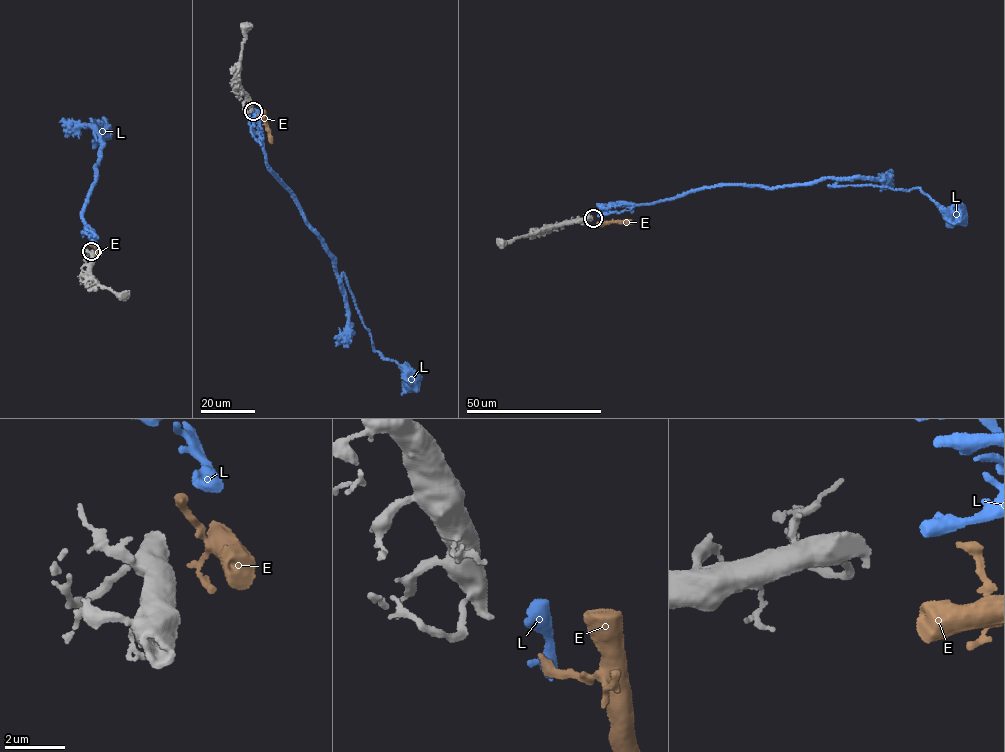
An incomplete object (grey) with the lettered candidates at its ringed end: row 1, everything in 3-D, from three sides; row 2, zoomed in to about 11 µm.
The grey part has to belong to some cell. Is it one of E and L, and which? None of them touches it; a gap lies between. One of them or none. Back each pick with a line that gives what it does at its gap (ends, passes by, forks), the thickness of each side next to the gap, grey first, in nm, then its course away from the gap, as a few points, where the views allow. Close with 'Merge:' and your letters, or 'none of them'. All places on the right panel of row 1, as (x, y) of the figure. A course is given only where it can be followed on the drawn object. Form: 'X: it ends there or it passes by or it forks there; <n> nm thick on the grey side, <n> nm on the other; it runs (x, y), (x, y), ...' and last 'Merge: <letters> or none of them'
Merge: none of them

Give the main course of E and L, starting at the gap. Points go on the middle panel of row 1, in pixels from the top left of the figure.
E: (257, 114), (263, 117), (272, 143)
L: (256, 111), (267, 168), (321, 240), (339, 283), (343, 273), (374, 349), (398, 364), (412, 384)

